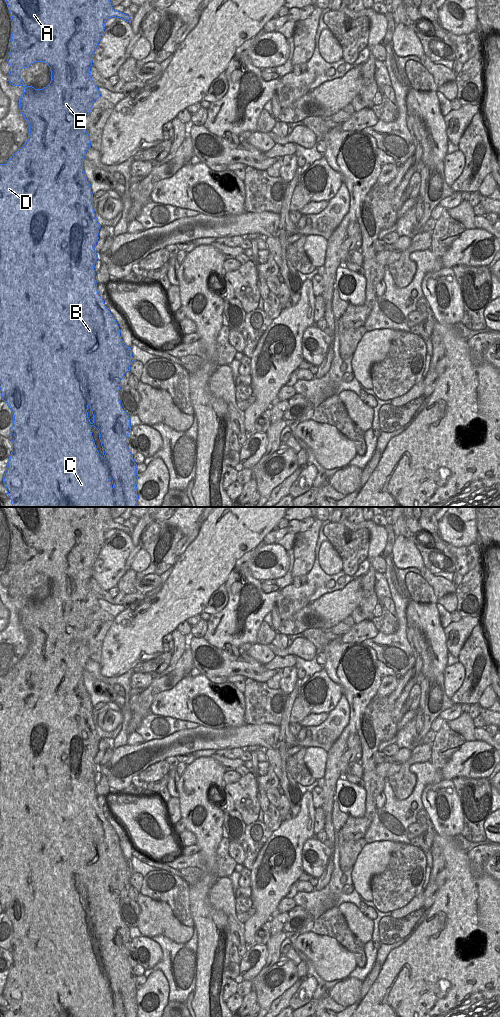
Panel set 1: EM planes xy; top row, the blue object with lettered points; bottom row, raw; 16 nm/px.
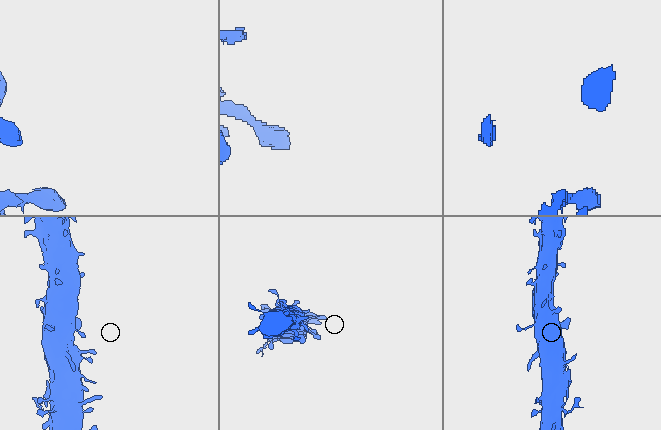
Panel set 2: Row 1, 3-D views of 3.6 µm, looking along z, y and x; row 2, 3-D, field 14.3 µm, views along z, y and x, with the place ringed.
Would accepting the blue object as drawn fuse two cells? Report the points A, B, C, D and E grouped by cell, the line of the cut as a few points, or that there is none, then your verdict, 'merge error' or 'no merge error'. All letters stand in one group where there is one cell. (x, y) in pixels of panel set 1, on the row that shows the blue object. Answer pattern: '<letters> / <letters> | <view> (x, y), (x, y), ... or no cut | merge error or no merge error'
A B C D E | no cut | no merge error

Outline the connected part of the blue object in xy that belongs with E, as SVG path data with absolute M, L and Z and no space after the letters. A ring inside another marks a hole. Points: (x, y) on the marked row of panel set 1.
M5 0L5 2L7 4L12 20L10 52L7 59L10 66L8 81L12 86L23 87L23 94L19 98L19 109L21 114L25 118L27 124L29 125L29 135L25 144L17 152L15 152L5 164L0 164L0 393L2 400L4 400L7 403L13 414L13 425L10 429L12 452L9 456L9 461L7 463L6 471L4 473L3 483L6 488L7 495L11 500L12 507L136 507L138 500L136 490L136 484L138 479L138 477L136 476L137 464L135 463L133 455L130 453L127 447L127 437L129 431L131 430L130 418L129 415L123 410L119 400L121 380L124 374L130 371L130 365L135 360L132 357L130 347L126 347L121 339L120 329L115 318L110 313L108 308L105 306L104 300L99 296L97 291L97 284L95 281L96 273L94 270L94 265L96 260L98 259L98 254L94 250L94 246L96 245L96 242L99 239L98 233L101 226L98 224L95 217L93 209L93 194L91 192L90 184L87 181L83 171L83 159L87 149L90 147L90 140L88 134L86 133L86 130L82 126L82 120L89 114L94 101L100 97L98 87L95 85L92 78L90 77L90 67L93 66L93 54L103 34L104 23L107 19L111 17L121 18L129 23L131 23L131 19L128 15L114 10L110 0ZM35 62L44 62L50 67L51 70L51 81L46 87L42 89L35 89L32 86L27 86L22 82L21 79L21 70L23 68L29 67L31 64ZM92 426L94 426L98 430L99 439L101 442L102 451L104 455L103 457L99 454L96 448L91 432Z

